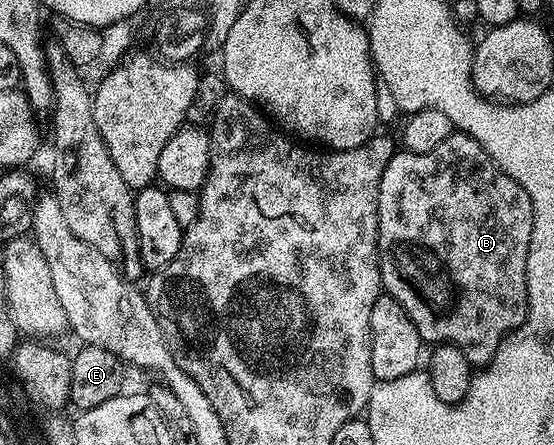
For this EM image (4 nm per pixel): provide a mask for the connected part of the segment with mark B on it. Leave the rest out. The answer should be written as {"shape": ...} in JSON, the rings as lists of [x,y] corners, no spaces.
{"shape":[[[456,129],[442,145],[430,149],[430,153],[414,153],[403,149],[397,150],[390,157],[386,169],[382,173],[380,182],[380,204],[378,205],[378,253],[380,255],[380,282],[383,290],[414,321],[414,329],[418,329],[421,340],[428,345],[452,343],[462,349],[468,362],[473,365],[483,365],[492,359],[496,349],[504,336],[508,335],[528,316],[528,294],[526,293],[526,257],[530,249],[530,233],[534,225],[534,209],[526,189],[514,181],[499,165],[484,152],[484,146],[474,137]]]}

